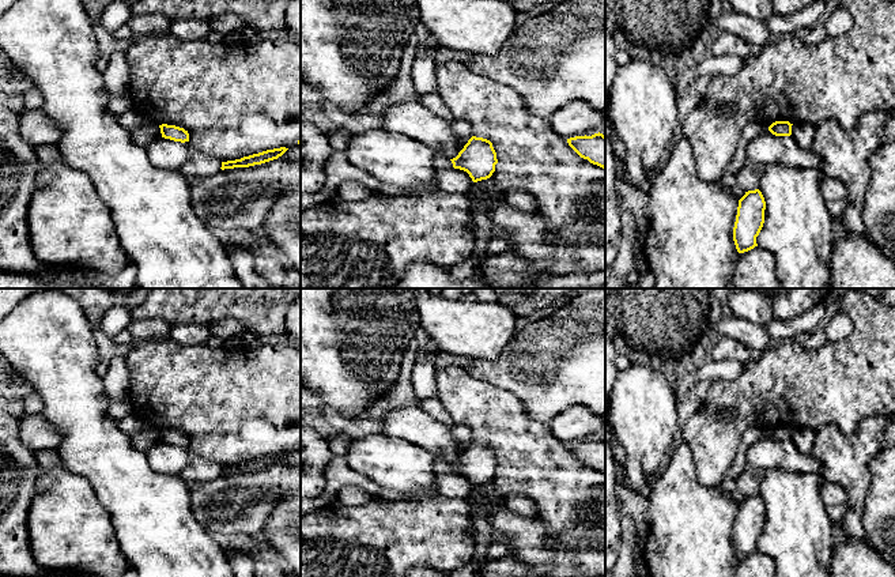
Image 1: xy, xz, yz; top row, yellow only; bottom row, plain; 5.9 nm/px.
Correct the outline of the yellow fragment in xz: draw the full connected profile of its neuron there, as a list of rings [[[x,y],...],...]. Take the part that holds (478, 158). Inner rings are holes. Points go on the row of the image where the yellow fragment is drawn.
[[[472,136],[458,155],[450,161],[454,169],[467,171],[473,182],[490,178],[498,163],[492,143],[476,136]]]

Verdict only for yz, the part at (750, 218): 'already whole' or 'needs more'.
already whole

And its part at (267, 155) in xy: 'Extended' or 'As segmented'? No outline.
As segmented

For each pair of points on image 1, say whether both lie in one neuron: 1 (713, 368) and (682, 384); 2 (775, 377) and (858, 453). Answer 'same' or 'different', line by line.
1: same
2: different

